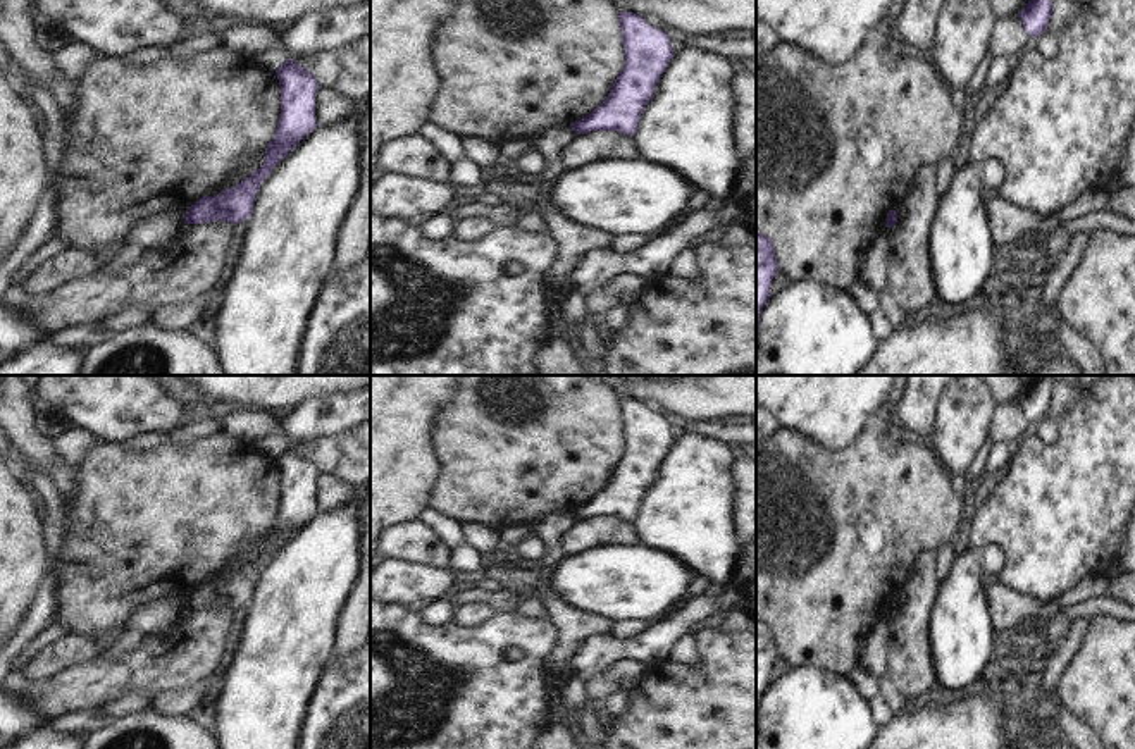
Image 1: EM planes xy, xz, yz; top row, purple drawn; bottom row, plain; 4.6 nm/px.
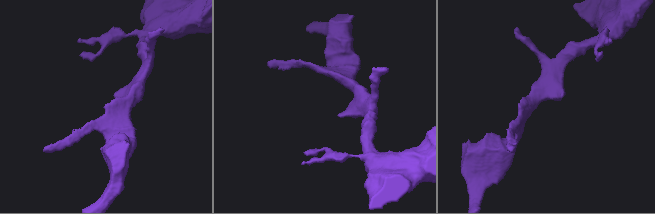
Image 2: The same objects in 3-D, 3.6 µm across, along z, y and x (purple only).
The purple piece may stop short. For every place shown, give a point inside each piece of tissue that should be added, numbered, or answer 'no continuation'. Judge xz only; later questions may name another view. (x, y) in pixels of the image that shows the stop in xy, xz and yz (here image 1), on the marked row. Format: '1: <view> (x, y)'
no continuation.

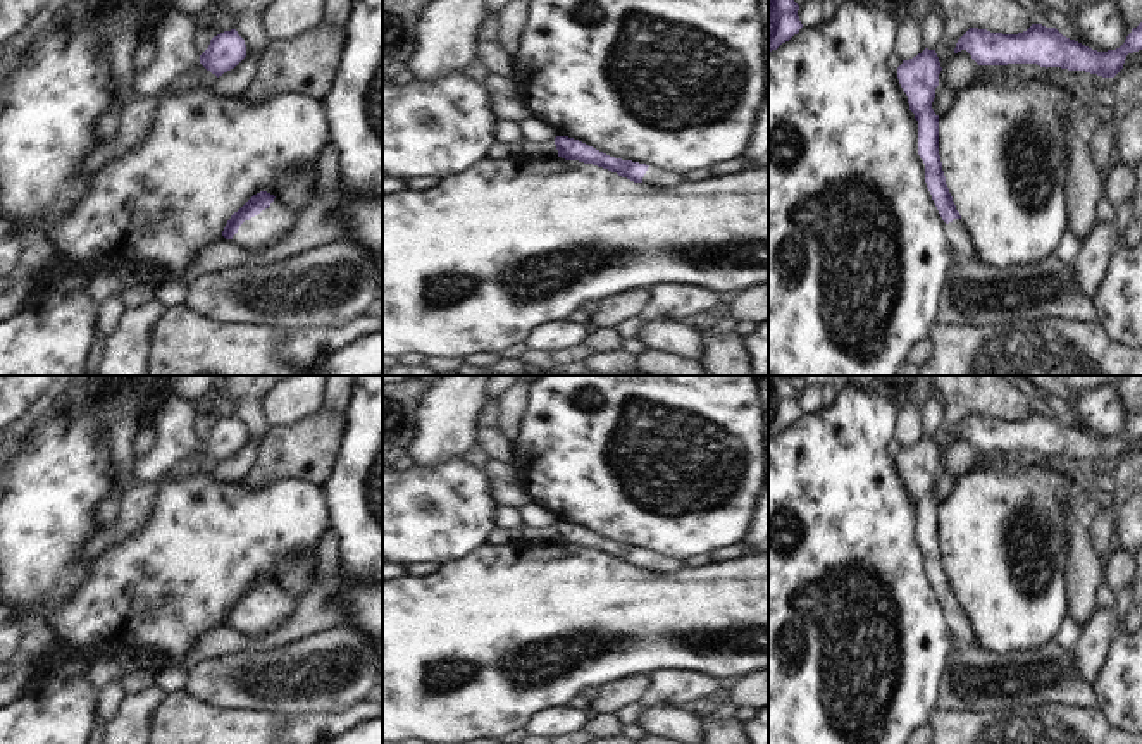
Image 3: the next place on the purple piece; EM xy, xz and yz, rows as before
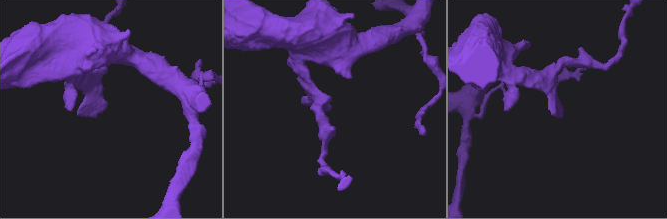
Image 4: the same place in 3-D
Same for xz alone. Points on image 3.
1: xz (653, 178).

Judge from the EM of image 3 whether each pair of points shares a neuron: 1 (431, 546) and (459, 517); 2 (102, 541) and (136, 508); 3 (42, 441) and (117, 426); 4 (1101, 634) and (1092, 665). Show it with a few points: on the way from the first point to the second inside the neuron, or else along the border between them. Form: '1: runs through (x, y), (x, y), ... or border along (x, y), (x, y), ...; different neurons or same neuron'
1: runs through (436, 539), (452, 524); same neuron
2: runs through (111, 534), (128, 517); same neuron
3: border along (124, 393), (99, 410), (107, 424), (116, 467); different neurons
4: runs through (1096, 641), (1092, 658); same neuron

